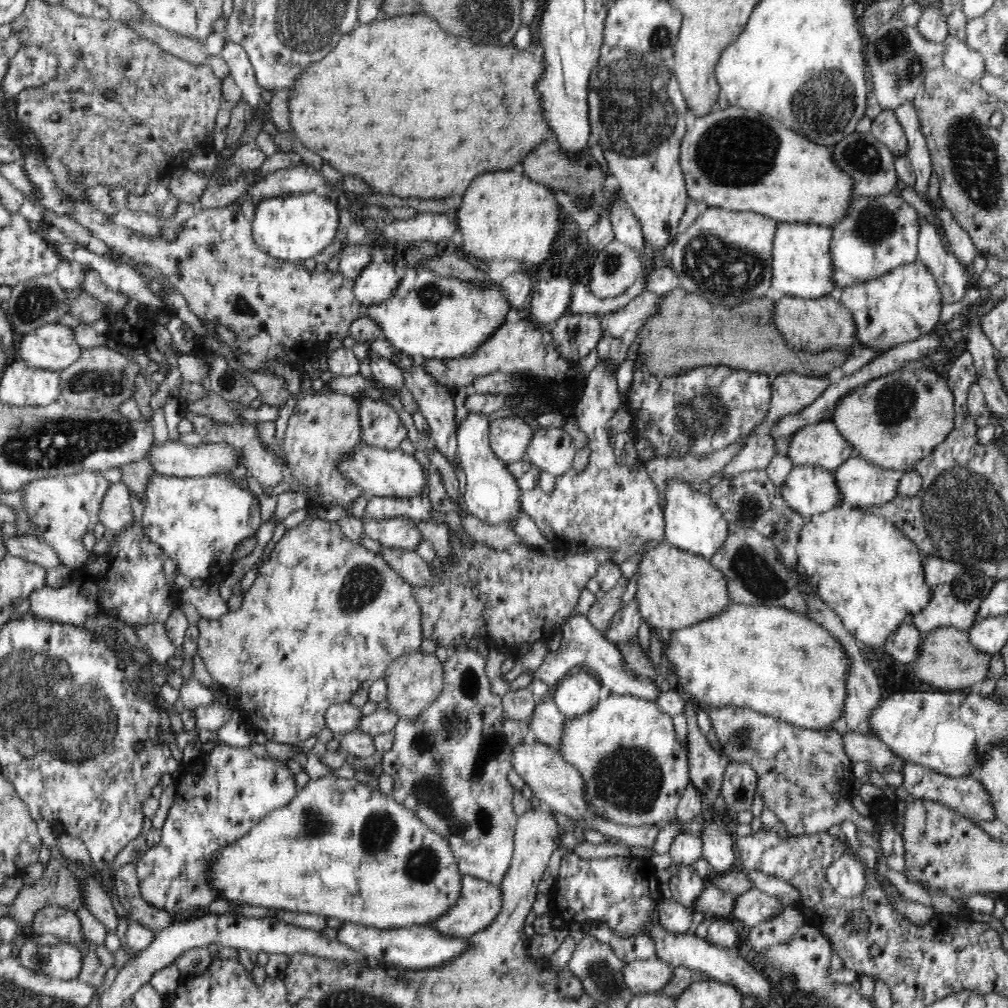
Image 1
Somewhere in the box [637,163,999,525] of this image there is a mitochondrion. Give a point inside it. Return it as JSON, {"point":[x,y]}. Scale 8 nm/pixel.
{"point":[720,266]}

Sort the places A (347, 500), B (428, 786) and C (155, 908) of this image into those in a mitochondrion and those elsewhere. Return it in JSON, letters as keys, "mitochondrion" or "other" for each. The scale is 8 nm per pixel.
{"A":"other","B":"mitochondrion","C":"other"}

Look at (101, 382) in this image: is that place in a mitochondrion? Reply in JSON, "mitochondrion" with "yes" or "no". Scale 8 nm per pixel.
{"mitochondrion":"yes"}

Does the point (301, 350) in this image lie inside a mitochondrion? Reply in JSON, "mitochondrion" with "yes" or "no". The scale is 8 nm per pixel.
{"mitochondrion":"no"}

